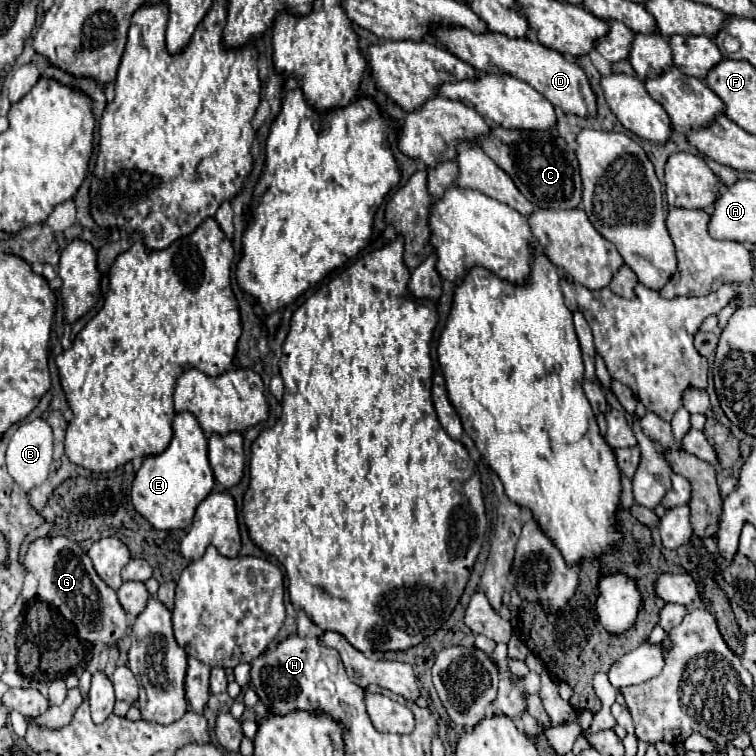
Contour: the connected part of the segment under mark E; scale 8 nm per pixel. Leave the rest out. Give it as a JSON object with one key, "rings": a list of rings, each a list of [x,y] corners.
{"rings":[[[181,412],[173,420],[173,440],[163,454],[143,458],[143,466],[135,474],[131,500],[135,510],[157,530],[185,530],[193,522],[195,508],[215,486],[215,478],[207,460],[207,438],[197,420],[189,412]]]}

